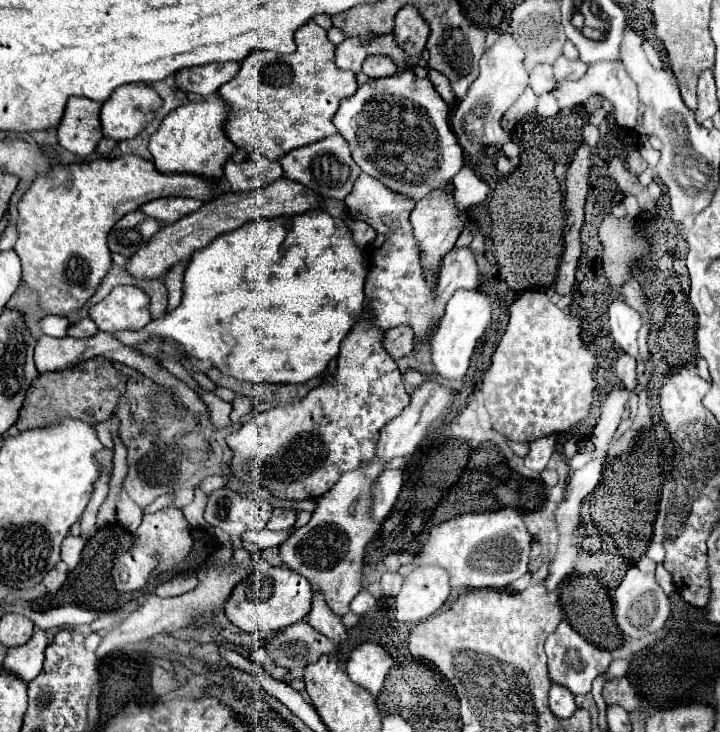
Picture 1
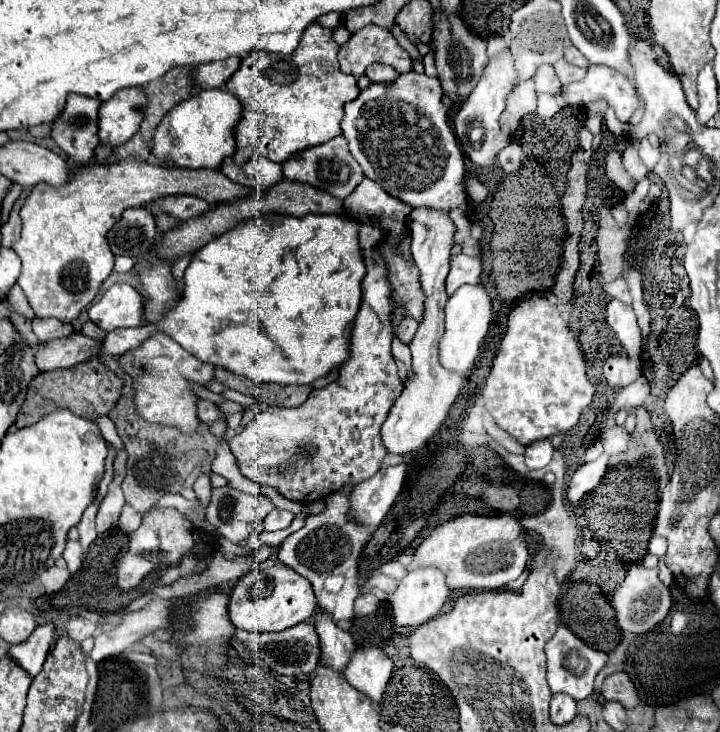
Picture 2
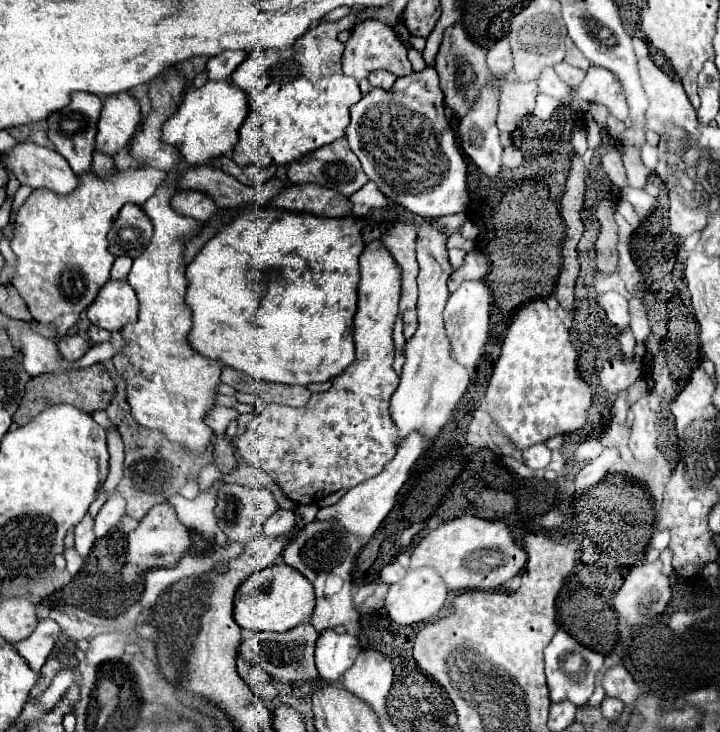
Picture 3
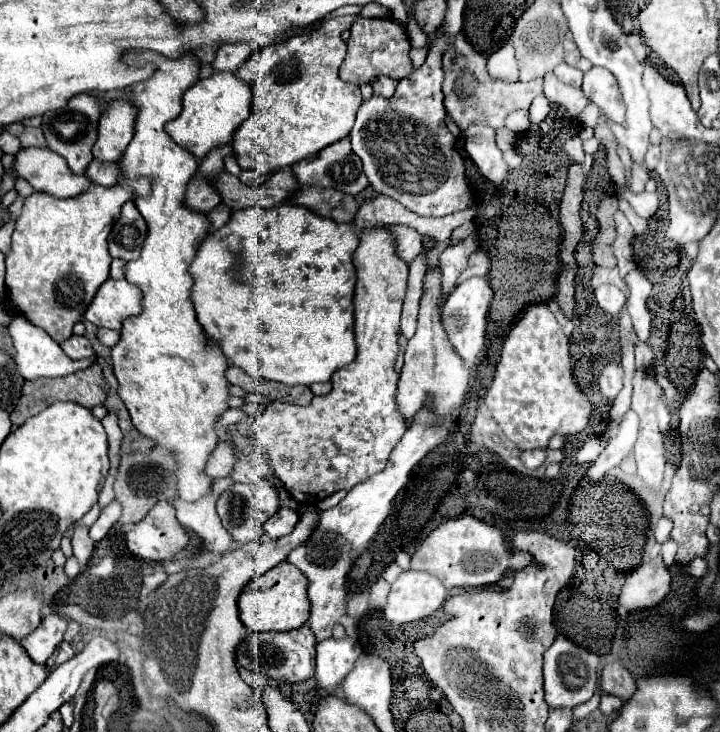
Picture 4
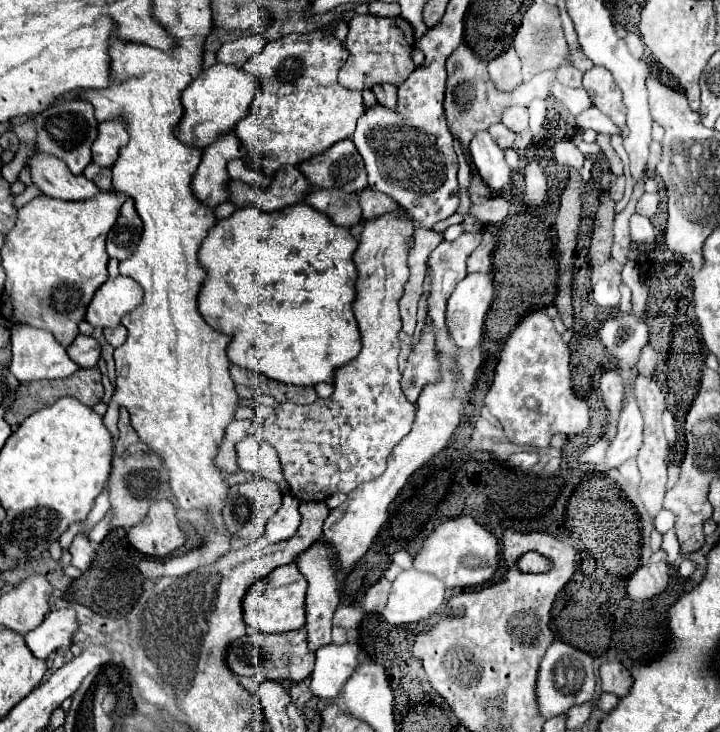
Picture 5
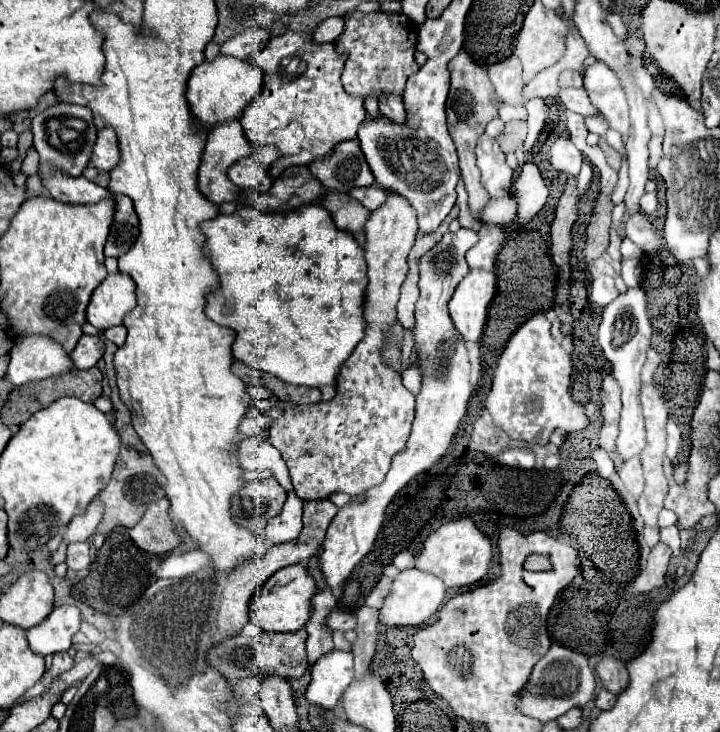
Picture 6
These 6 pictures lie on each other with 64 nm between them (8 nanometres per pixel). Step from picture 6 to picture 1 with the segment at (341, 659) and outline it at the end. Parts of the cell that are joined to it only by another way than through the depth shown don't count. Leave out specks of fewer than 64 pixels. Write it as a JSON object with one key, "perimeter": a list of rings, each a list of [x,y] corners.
{"perimeter":[[[314,590],[314,598],[312,598],[312,610],[308,614],[308,622],[320,630],[322,634],[326,634],[330,640],[334,640],[338,646],[344,646],[348,642],[346,636],[346,628],[342,624],[342,616],[334,614],[330,610],[330,606],[326,606],[326,600],[322,598],[322,594],[318,594],[318,590]]]}

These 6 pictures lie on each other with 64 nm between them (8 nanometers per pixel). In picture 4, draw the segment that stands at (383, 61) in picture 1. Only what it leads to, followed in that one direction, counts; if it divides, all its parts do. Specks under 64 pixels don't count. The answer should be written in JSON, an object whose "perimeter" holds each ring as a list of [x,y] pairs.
{"perimeter":[[[376,78],[370,84],[372,84],[376,94],[382,94],[386,98],[390,98],[394,94],[394,90],[396,90],[396,80],[392,80],[392,78]]]}

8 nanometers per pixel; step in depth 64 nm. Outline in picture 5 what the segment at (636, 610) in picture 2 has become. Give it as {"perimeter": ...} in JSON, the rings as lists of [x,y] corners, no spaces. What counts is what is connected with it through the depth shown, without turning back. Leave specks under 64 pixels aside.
{"perimeter":[[[656,552],[656,554],[652,554],[652,558],[648,560],[646,566],[640,566],[636,570],[636,574],[629,578],[626,596],[634,602],[650,600],[666,590],[668,580],[670,580],[670,576],[668,576],[666,554]]]}

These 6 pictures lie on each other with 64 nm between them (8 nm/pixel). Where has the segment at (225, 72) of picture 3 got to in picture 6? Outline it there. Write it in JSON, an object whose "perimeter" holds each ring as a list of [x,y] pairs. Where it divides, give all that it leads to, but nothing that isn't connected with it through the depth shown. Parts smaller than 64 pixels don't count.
{"perimeter":[[[254,26],[254,28],[248,28],[248,30],[236,34],[232,40],[224,42],[220,46],[220,54],[246,60],[246,58],[252,58],[254,54],[258,54],[268,44],[268,40],[270,40],[270,34],[264,28]]]}

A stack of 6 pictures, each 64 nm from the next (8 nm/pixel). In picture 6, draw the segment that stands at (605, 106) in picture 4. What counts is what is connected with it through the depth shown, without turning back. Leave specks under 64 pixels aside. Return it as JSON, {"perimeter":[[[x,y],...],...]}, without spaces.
{"perimeter":[[[594,62],[584,70],[584,88],[598,112],[610,122],[614,130],[626,138],[630,128],[628,102],[614,72],[610,72],[604,62]]]}

